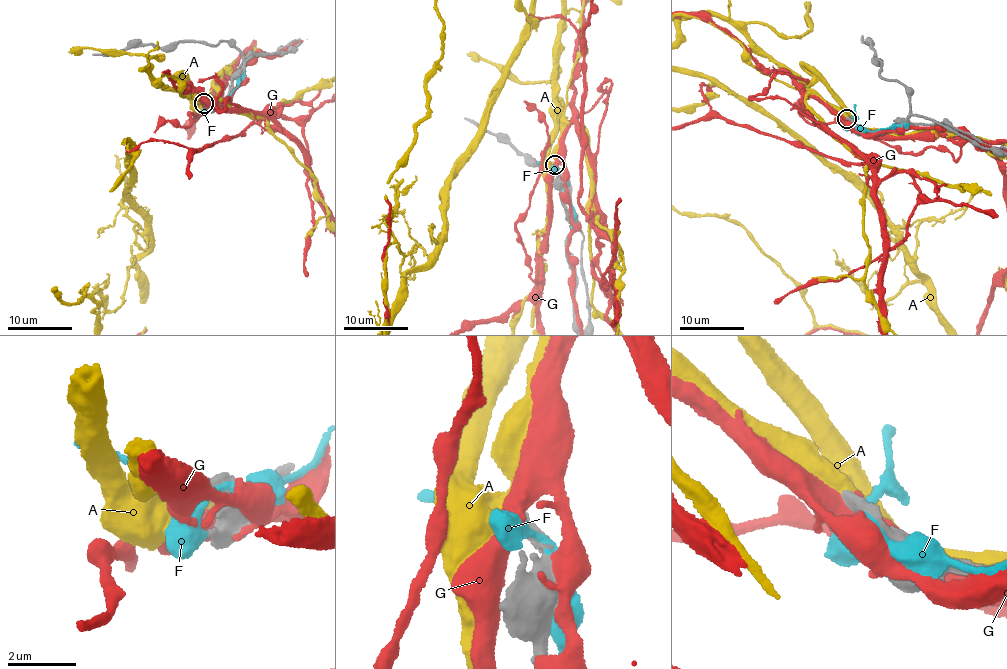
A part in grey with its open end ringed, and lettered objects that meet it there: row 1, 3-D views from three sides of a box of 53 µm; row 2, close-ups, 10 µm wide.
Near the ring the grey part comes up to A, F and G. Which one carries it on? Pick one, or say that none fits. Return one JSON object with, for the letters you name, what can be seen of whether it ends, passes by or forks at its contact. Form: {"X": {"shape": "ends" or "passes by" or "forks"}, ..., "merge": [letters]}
{"merge": []}

